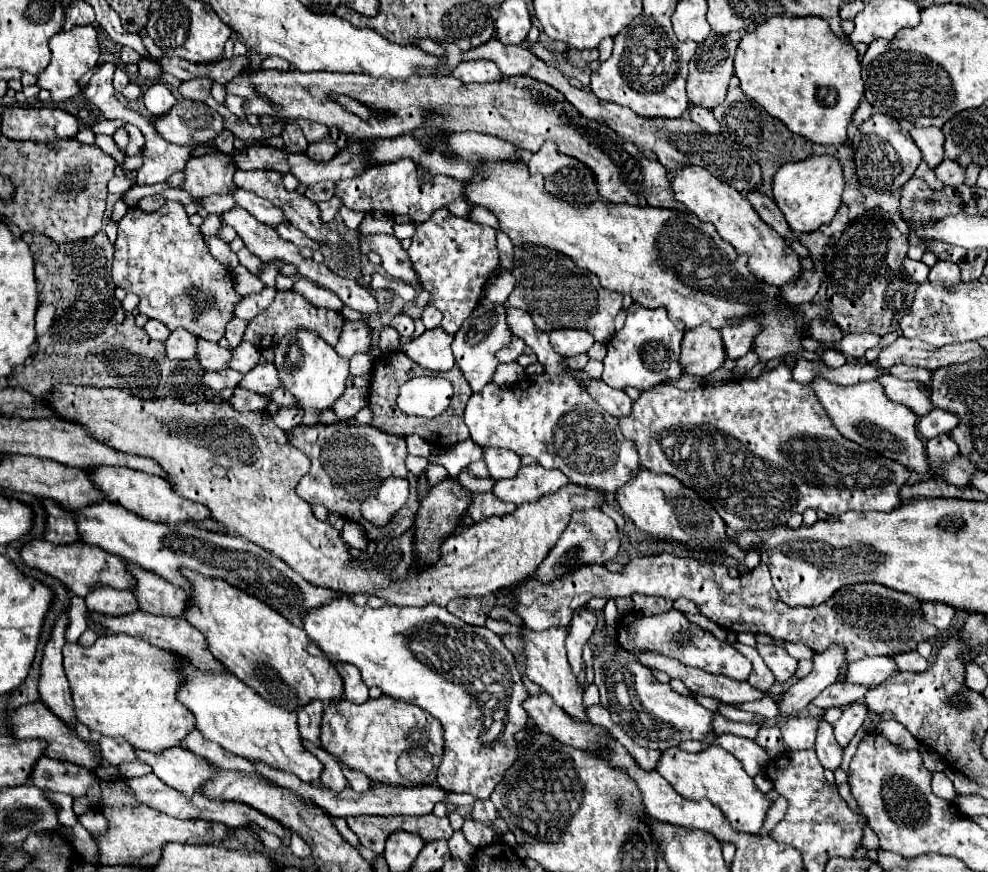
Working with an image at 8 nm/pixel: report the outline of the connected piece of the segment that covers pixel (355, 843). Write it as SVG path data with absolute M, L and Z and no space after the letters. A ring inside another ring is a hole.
M333 818L333 824L337 826L337 830L339 830L339 834L353 846L353 848L359 848L359 840L357 840L357 836L347 828L347 824L345 824L345 820L343 818Z

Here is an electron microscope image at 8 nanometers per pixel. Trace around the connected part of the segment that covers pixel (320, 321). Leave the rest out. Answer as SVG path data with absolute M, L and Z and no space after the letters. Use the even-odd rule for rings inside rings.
M293 290L287 292L277 292L275 300L271 302L271 306L250 321L247 330L243 335L244 341L249 341L259 349L269 348L275 345L287 333L287 330L293 328L309 328L313 332L317 332L329 346L337 344L337 336L341 332L343 326L343 316L339 312L333 310L323 310L323 308L315 308L313 304L309 304L303 296L299 296Z

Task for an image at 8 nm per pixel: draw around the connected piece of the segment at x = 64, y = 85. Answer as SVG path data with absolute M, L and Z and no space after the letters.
M73 26L71 30L61 30L49 40L49 50L53 58L51 58L51 64L39 74L37 86L49 90L55 102L63 102L67 98L81 94L77 80L99 64L99 44L97 44L95 28L93 26Z

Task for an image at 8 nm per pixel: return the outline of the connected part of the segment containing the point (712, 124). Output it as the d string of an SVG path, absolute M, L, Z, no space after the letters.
M691 104L689 106L689 118L693 122L697 122L709 134L717 134L719 132L719 122L713 118L711 110L707 110L707 108L699 108L699 106L693 106Z

